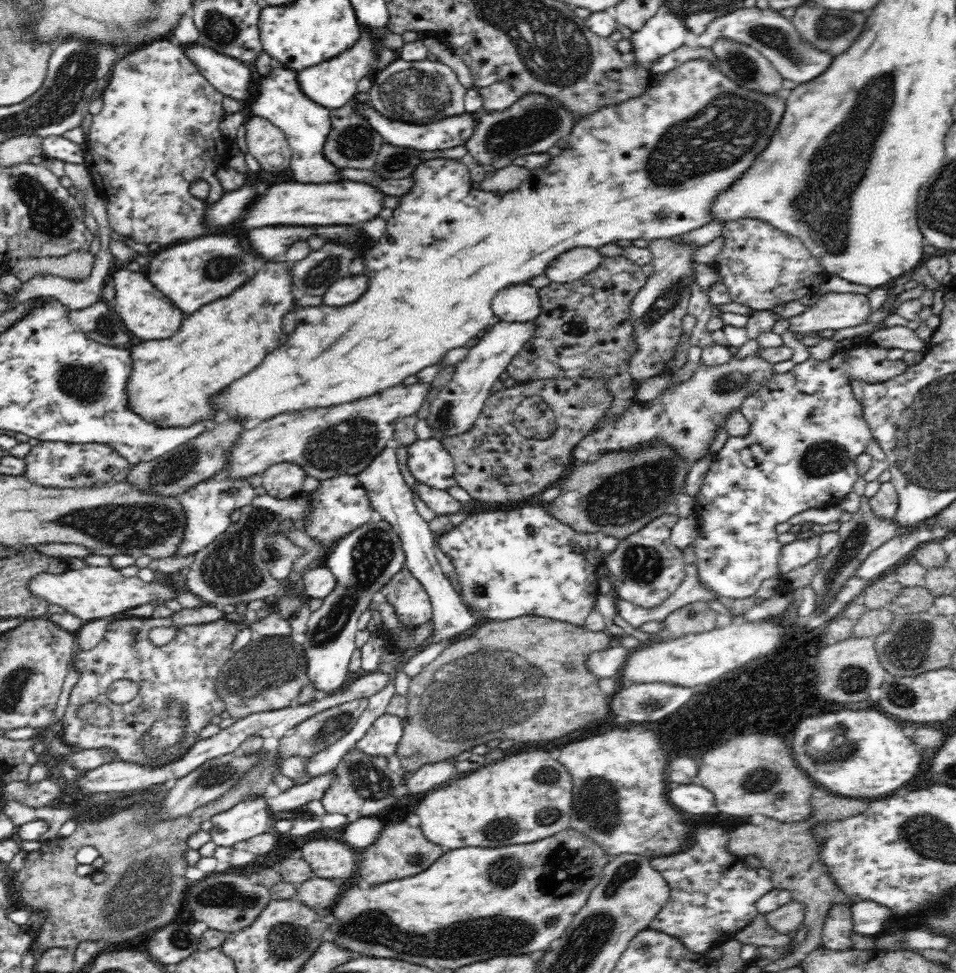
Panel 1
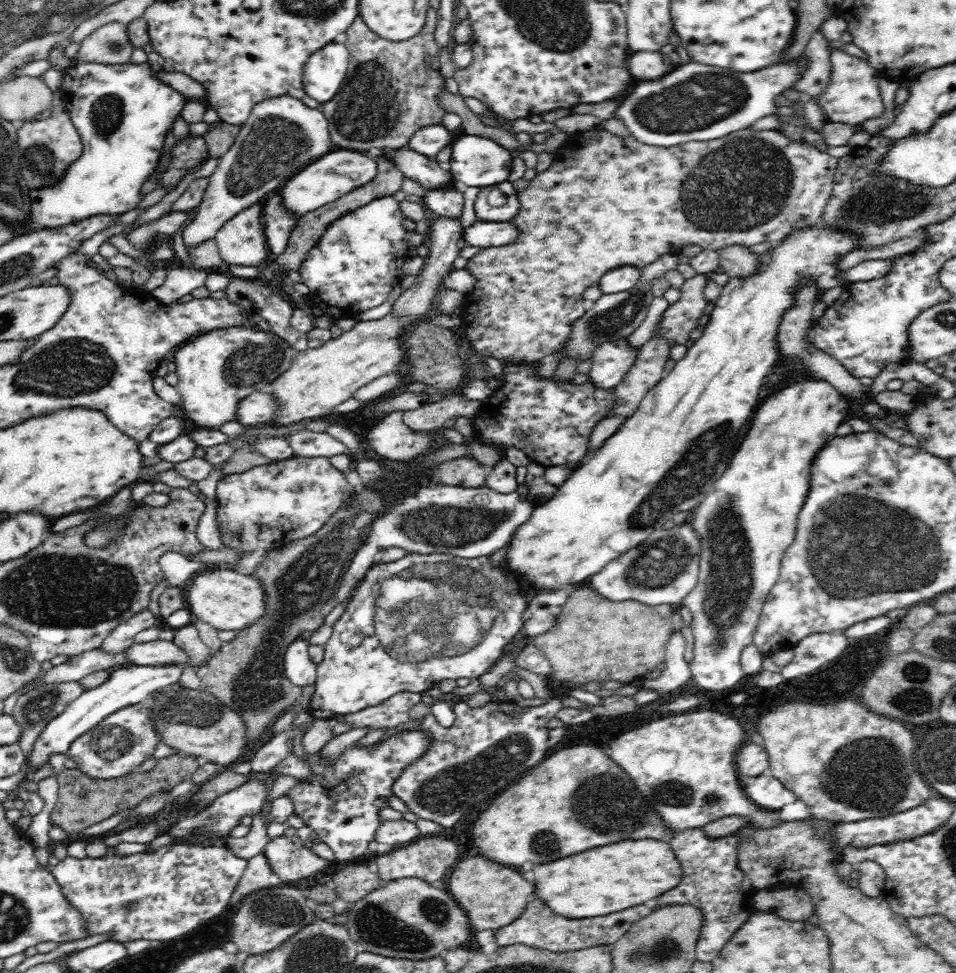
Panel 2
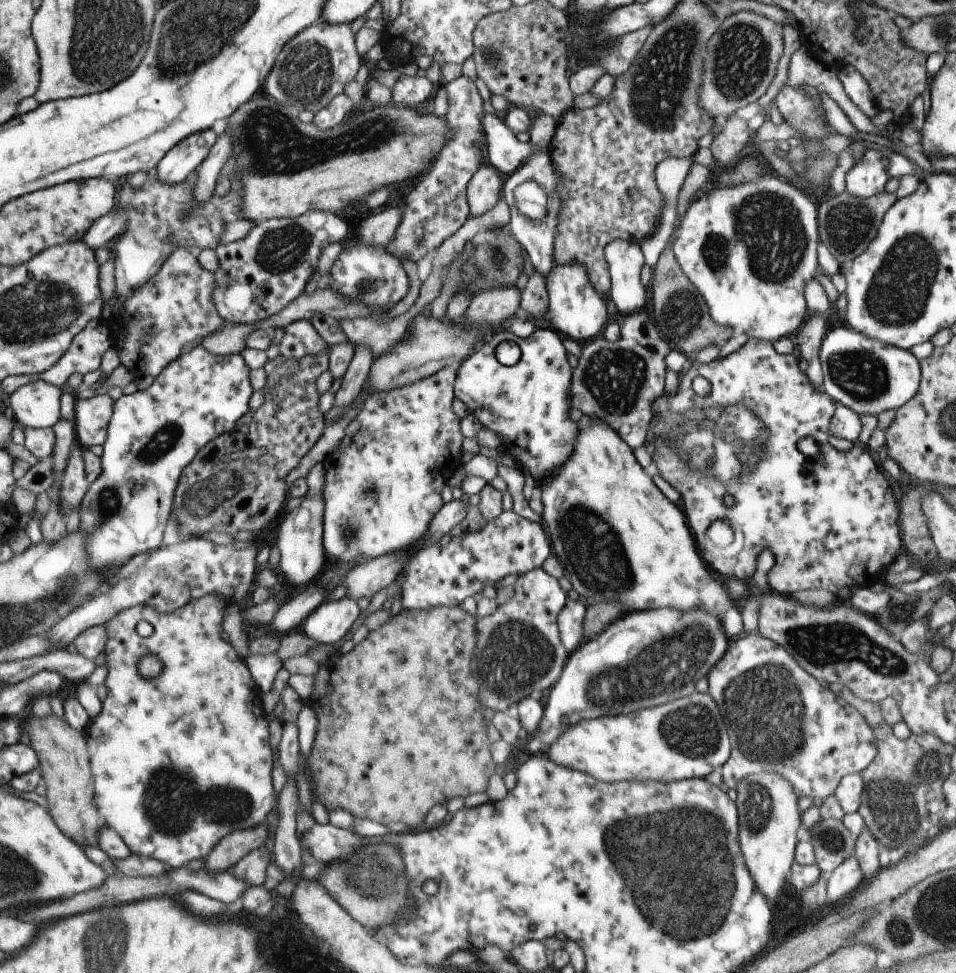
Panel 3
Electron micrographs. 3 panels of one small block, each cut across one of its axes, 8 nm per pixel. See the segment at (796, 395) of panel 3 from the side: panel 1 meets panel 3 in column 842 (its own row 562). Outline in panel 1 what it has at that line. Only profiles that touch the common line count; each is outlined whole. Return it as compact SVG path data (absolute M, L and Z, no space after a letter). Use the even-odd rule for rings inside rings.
M524 506L518 510L510 510L510 512L480 512L480 514L472 514L468 516L464 523L451 532L444 532L438 540L440 550L450 558L456 574L462 585L463 600L466 605L472 609L476 616L483 616L490 621L505 621L510 619L518 619L523 616L538 616L545 619L558 620L570 623L574 626L583 626L586 617L590 614L592 608L595 608L596 599L599 595L597 586L597 573L595 571L595 563L589 559L588 537L584 533L574 531L574 529L562 524L550 514L546 514L540 506Z

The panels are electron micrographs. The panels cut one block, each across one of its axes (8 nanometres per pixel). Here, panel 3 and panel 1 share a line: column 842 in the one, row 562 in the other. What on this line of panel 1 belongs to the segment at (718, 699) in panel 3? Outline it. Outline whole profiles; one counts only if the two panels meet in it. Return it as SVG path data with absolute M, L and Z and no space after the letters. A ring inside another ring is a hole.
M871 341L858 342L850 347L839 346L830 359L816 361L809 358L800 364L796 364L789 373L773 374L772 378L762 388L758 388L754 394L744 399L739 409L748 419L748 423L750 423L748 434L746 436L730 437L724 448L712 455L712 464L710 464L710 470L706 474L704 484L702 484L700 491L695 494L694 516L700 522L698 538L693 542L698 559L698 576L703 584L708 584L708 589L716 592L716 595L726 598L744 599L755 594L764 580L768 580L768 578L772 578L775 575L778 576L777 558L780 556L780 548L782 548L782 544L776 541L777 534L774 531L778 524L786 523L790 518L802 514L802 512L806 512L806 510L811 508L822 508L830 504L837 504L843 500L846 494L853 492L853 486L858 479L861 478L868 483L877 480L882 472L889 469L885 453L880 449L876 439L872 437L866 419L859 413L856 397L852 396L850 388L850 380L858 379L870 384L886 382L903 373L908 368L902 359L889 360L888 350L889 348L881 347L880 344ZM862 454L871 456L872 464L870 469L860 476L855 461Z

